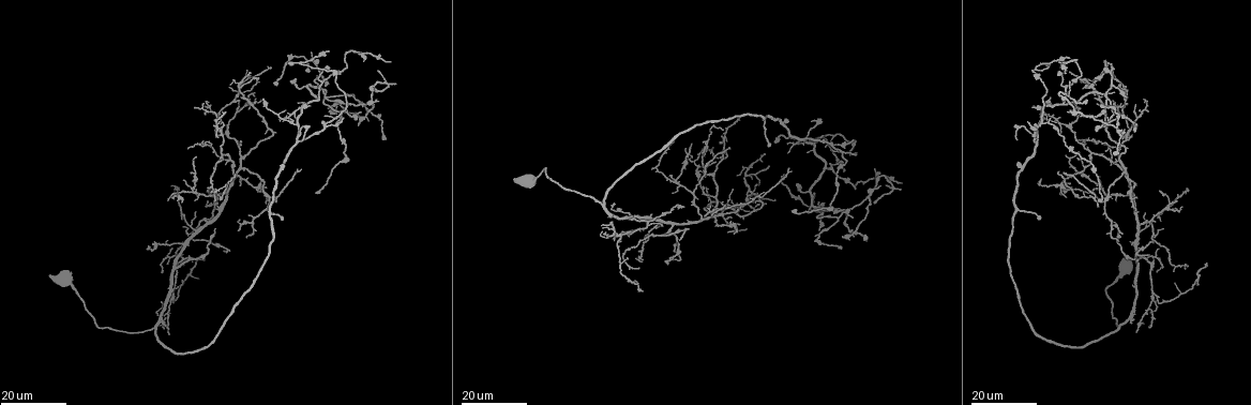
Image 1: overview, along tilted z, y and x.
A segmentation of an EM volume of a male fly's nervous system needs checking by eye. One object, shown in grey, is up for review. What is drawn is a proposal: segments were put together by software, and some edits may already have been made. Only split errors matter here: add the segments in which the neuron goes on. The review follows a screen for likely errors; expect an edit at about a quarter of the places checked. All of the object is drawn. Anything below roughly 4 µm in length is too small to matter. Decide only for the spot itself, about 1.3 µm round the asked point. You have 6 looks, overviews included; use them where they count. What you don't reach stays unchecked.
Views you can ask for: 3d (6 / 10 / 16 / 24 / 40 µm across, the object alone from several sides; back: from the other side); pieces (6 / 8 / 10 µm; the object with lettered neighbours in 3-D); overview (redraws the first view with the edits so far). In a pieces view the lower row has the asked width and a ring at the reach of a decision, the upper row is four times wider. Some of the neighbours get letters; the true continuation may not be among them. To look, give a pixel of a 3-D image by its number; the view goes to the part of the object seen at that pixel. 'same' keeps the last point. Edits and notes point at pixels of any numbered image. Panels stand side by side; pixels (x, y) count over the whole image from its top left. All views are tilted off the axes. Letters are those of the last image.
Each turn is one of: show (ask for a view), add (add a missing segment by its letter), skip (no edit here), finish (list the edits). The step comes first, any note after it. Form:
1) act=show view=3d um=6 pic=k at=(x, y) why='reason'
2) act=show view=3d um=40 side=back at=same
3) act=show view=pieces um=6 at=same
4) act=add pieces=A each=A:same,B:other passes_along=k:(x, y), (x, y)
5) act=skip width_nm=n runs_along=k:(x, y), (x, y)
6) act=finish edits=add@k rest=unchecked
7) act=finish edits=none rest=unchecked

act=show view=3d um=24 pic=1 at=(784, 173) why='end of a long branch'

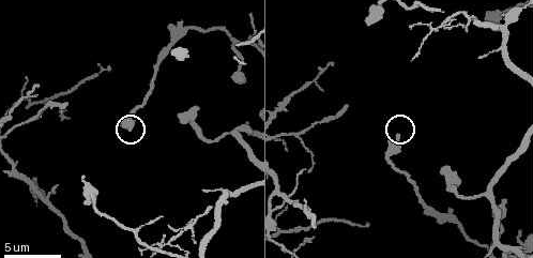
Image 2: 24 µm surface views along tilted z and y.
act=show view=pieces um=6 pic=2 at=(398, 135)

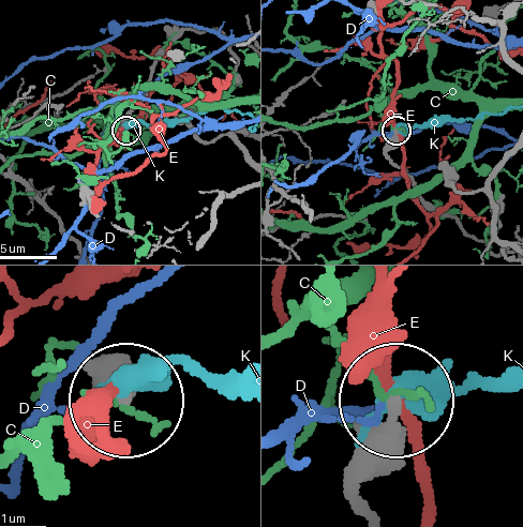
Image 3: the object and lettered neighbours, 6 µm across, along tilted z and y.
act=skip each=C:other,D:other,E:other,K:other runs_along=3:(371, 515), (357, 458), (393, 408) found='none of them fits'

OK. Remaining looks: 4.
act=show view=3d um=24 pic=1 at=(842, 236) why='an open end'

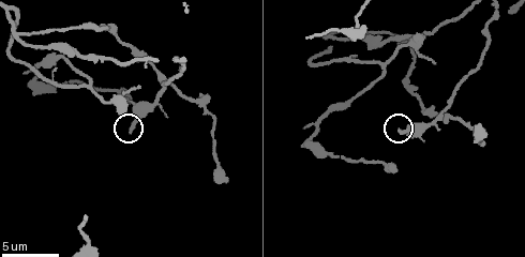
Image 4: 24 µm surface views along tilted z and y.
act=show view=3d um=6 pic=4 at=(398, 131)

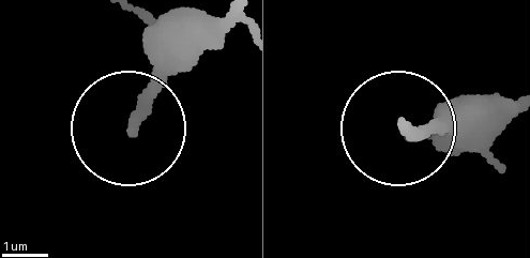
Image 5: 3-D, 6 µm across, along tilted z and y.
act=show view=pieces um=8 pic=5 at=(134, 130)

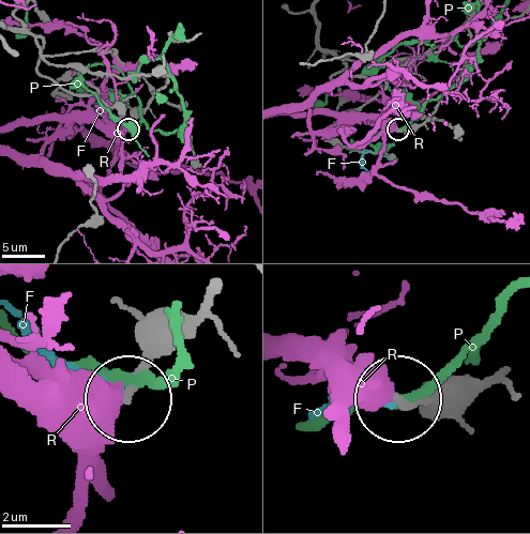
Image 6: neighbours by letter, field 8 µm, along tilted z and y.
act=skip each=F:other,P:other,R:other runs_along=6:(208, 290), (132, 395) found='none of them fits'

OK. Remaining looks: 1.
act=finish edits=none rest=unchecked

